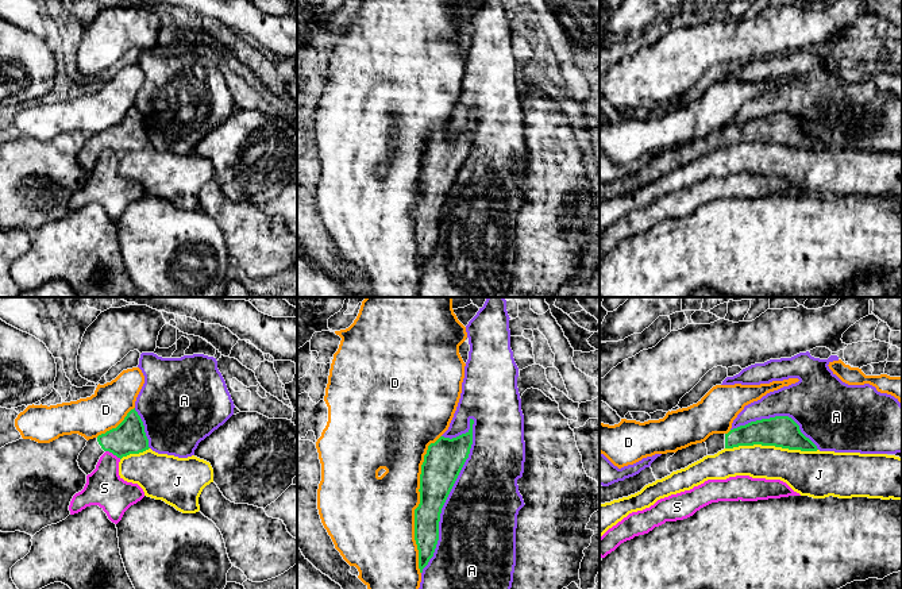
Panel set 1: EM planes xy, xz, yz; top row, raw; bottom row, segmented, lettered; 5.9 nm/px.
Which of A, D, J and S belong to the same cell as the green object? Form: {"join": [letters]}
{"join": []}

